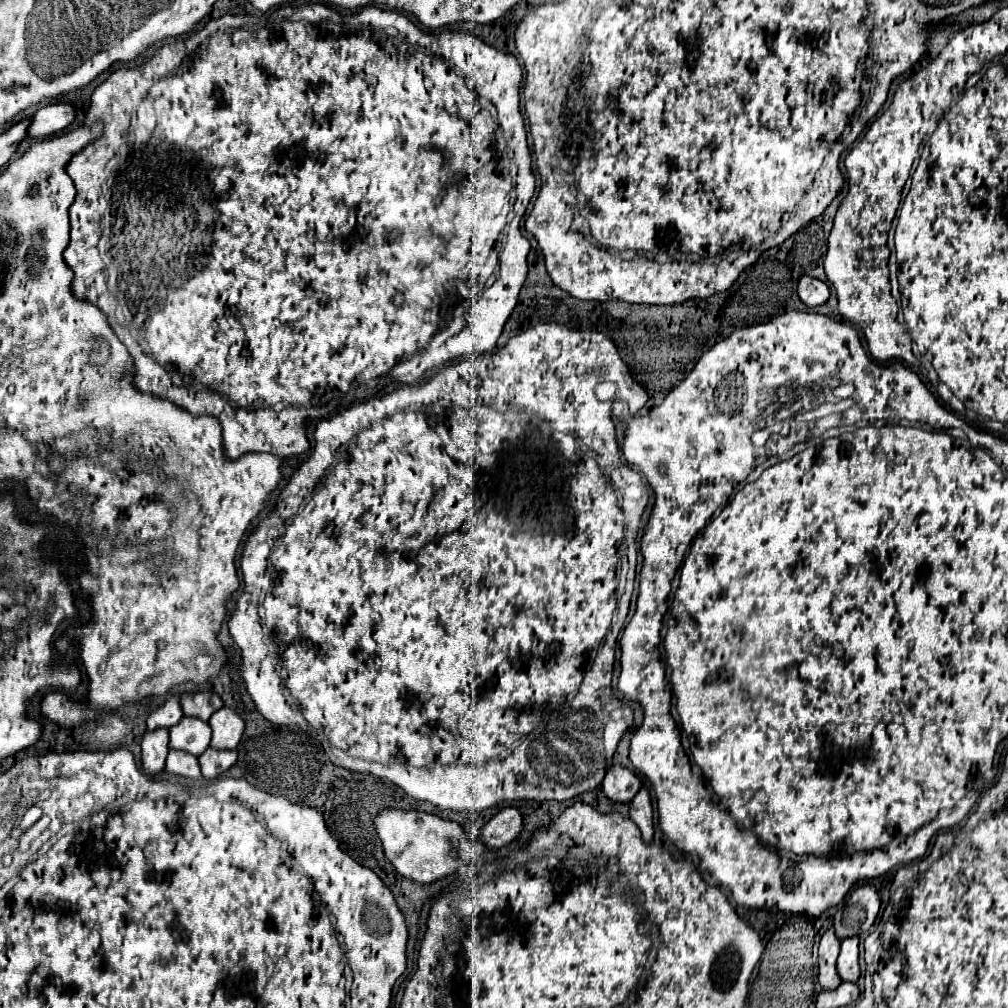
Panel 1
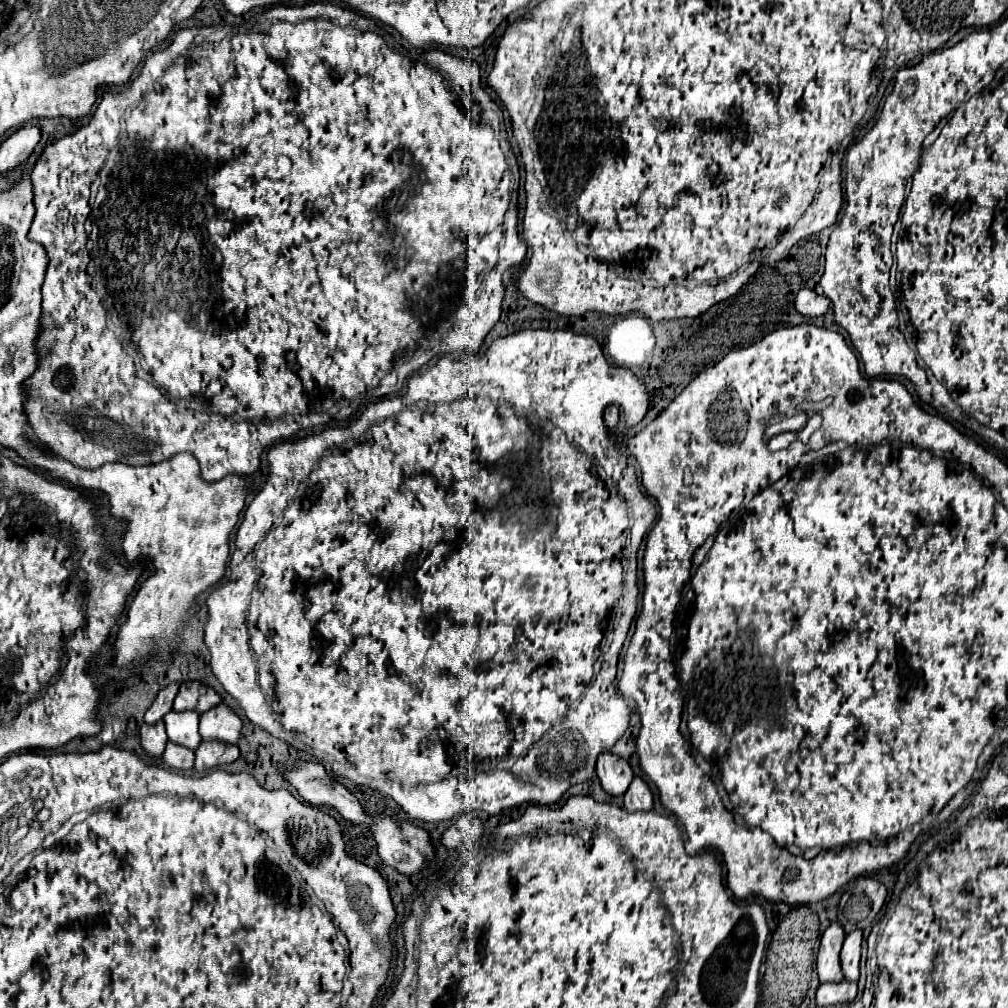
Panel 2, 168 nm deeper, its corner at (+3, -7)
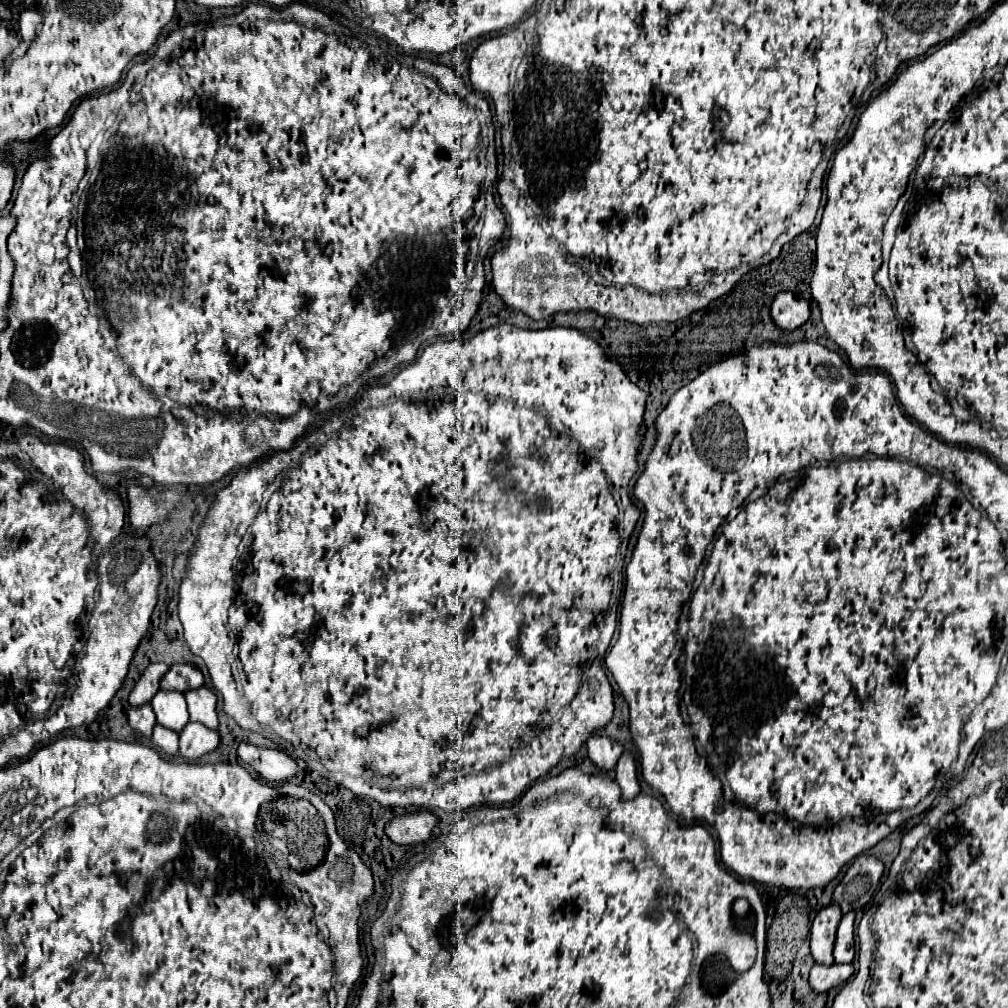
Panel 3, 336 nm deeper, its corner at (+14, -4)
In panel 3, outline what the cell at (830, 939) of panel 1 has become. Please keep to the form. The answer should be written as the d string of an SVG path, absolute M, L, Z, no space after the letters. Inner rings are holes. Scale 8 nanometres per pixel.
M830 903L816 915L810 931L810 953L814 957L814 963L828 965L828 967L834 965L832 949L834 949L834 937L840 917L842 913L836 903Z

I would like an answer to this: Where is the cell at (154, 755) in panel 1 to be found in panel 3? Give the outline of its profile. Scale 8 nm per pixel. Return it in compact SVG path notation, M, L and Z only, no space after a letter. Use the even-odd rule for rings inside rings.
M142 705L138 709L130 709L128 711L128 723L134 731L140 731L144 737L152 735L152 729L156 725L156 717L152 713L150 705Z

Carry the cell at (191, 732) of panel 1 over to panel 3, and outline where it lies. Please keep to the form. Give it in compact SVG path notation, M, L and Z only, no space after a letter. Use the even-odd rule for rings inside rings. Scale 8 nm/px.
M156 693L156 697L150 701L152 709L156 713L158 725L172 729L180 733L186 723L188 723L188 711L186 711L186 701L182 693Z

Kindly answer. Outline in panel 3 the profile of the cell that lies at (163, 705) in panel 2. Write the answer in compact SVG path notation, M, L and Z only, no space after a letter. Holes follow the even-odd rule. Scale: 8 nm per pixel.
M154 663L154 665L150 665L150 667L142 673L142 677L140 677L140 681L136 683L134 691L130 693L130 705L132 705L132 707L146 705L146 703L158 693L158 689L160 689L160 679L164 677L166 671L168 671L168 665L166 665L166 663Z

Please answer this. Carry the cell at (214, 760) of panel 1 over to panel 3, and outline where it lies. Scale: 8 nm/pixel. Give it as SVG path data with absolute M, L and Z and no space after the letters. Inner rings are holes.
M188 723L180 731L180 755L186 761L196 761L202 755L212 753L220 745L220 735L212 729L206 729L200 723Z

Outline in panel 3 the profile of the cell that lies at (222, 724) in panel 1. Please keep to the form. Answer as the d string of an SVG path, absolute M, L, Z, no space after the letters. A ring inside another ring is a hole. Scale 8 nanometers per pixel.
M208 687L192 689L186 693L190 721L198 721L208 729L218 729L218 713L216 713L216 695Z

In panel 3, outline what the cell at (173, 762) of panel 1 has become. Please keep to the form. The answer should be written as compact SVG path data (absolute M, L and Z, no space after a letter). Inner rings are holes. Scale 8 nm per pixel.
M156 725L156 727L154 727L152 741L154 741L154 745L156 745L158 749L162 749L166 755L170 755L170 757L178 755L178 733Z

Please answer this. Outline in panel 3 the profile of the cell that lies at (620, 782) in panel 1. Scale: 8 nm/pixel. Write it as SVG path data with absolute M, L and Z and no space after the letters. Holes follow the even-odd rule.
M594 735L586 741L586 747L588 747L588 757L590 761L602 769L602 771L610 771L616 767L620 755L622 755L622 747L606 737L606 735Z

